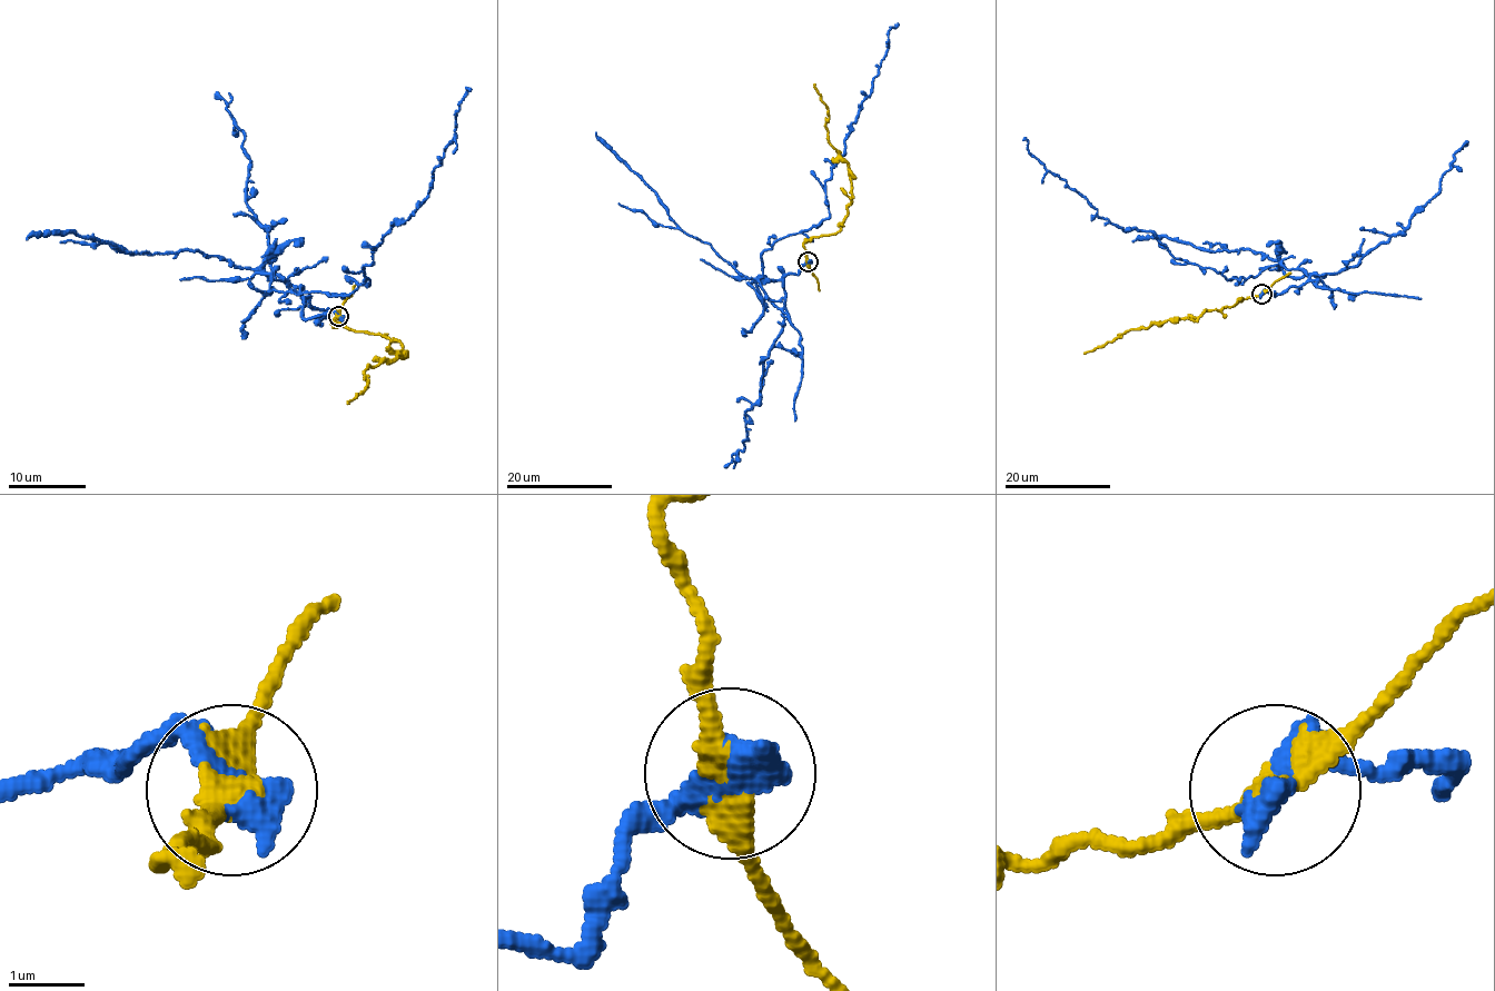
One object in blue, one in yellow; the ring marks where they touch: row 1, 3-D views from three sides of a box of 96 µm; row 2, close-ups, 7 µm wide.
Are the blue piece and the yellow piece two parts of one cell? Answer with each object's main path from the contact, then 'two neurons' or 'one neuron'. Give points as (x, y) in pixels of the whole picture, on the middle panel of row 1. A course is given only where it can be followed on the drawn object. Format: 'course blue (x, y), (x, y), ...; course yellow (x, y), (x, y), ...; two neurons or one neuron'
course blue (809, 261), (784, 277), (785, 301), (778, 308), (758, 280), (761, 256), (828, 217), (825, 182), (899, 23); course yellow (809, 261), (803, 245), (813, 238), (834, 234), (852, 200), (849, 168), (828, 140), (827, 107), (813, 85); two neurons

